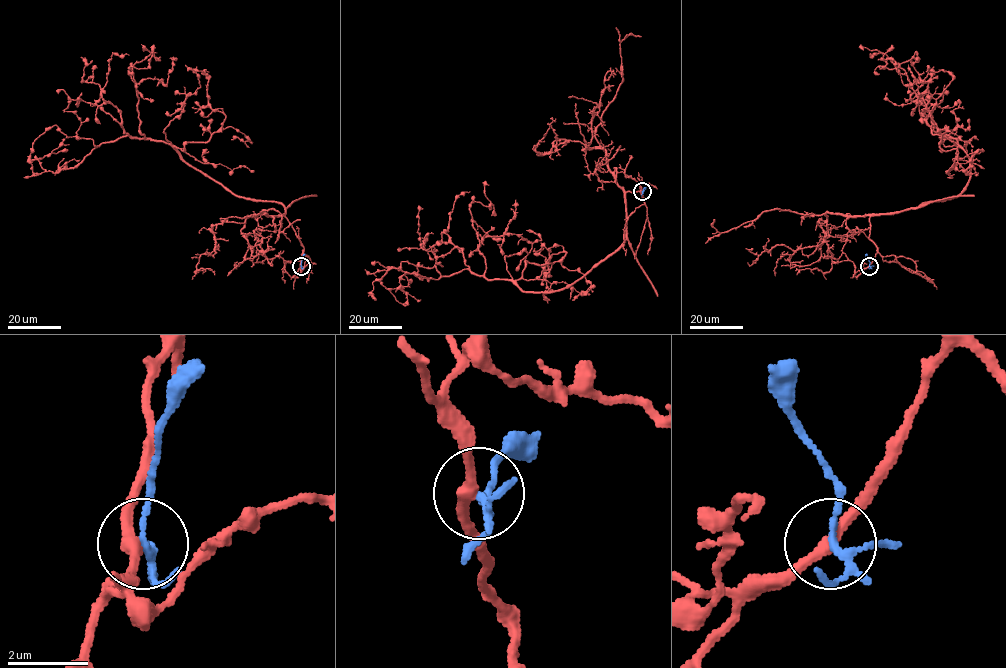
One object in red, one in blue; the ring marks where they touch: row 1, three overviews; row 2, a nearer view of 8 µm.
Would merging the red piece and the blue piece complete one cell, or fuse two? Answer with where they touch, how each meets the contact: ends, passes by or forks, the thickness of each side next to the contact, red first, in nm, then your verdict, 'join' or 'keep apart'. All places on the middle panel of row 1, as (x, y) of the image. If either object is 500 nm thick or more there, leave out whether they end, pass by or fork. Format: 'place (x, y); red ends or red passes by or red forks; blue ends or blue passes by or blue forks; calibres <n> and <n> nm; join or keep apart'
place (642, 191); red passes by; blue forks; calibres 280 and 150 nm; keep apart

